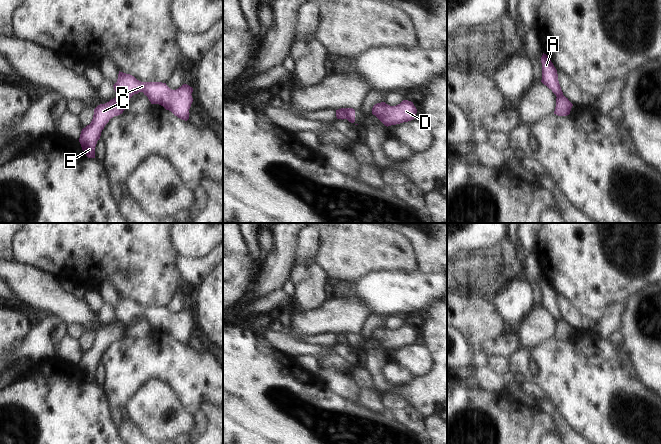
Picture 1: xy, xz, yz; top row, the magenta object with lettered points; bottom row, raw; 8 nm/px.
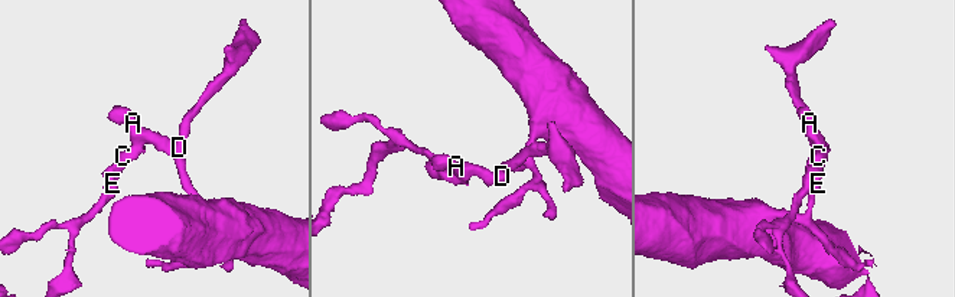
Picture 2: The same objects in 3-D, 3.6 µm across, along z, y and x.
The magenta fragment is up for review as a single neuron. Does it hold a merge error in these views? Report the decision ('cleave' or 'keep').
cleave

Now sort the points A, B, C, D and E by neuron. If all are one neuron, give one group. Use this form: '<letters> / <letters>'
A B D / C E

